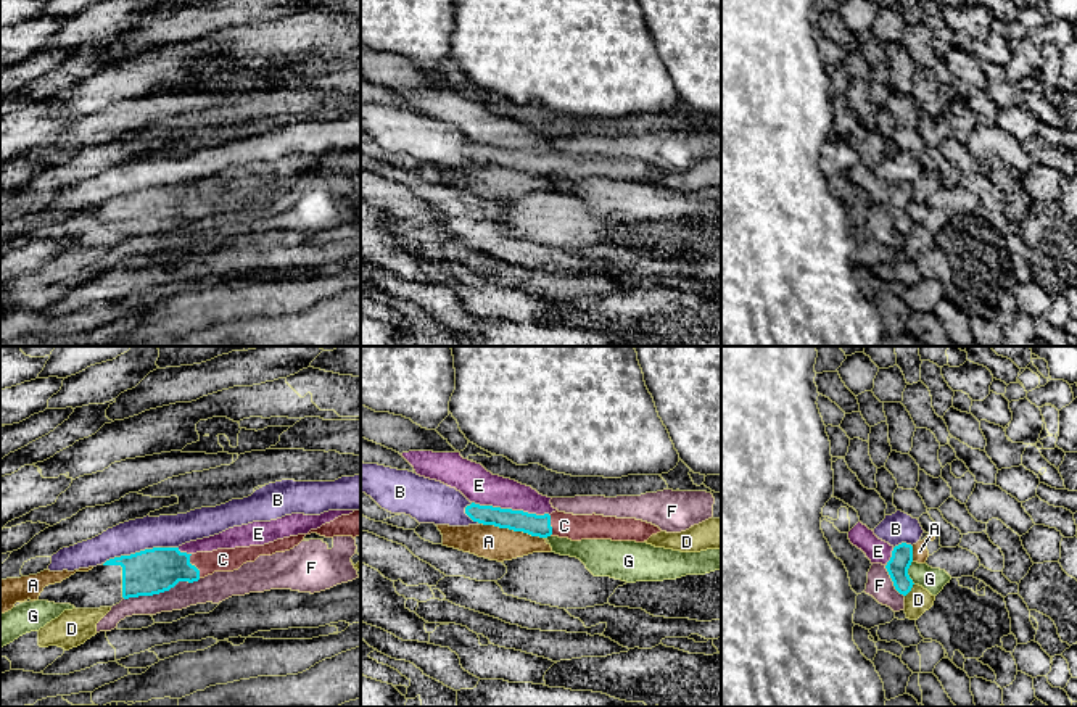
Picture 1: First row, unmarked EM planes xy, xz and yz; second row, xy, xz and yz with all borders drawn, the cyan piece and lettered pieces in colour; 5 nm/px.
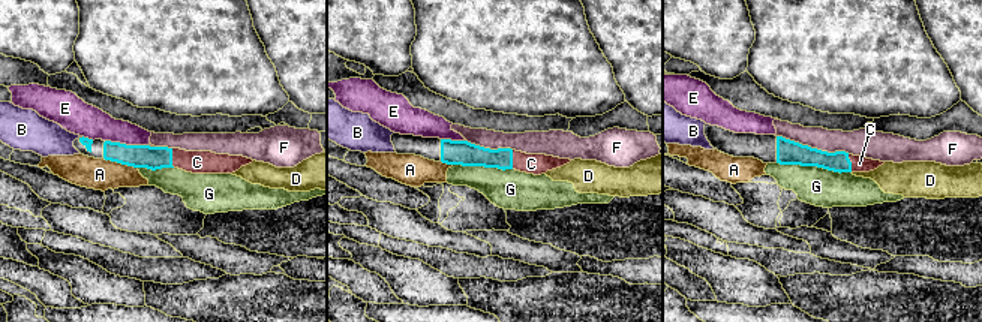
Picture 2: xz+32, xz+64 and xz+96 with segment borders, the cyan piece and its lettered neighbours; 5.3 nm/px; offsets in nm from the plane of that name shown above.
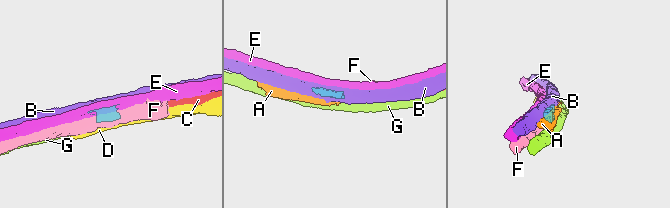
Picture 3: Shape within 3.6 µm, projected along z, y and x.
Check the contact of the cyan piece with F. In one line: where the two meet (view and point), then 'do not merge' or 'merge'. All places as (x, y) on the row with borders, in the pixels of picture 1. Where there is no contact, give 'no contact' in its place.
meets cyan in xy at (161, 591); do not merge

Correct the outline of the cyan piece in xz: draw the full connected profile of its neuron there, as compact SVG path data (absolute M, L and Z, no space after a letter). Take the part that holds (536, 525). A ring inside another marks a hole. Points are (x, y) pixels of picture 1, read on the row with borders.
M472 502L465 514L478 523L523 531L531 536L547 538L559 536L572 541L581 540L612 540L644 543L662 530L652 523L636 519L617 519L604 515L573 515L552 512L544 515L528 514L523 511L480 506Z

